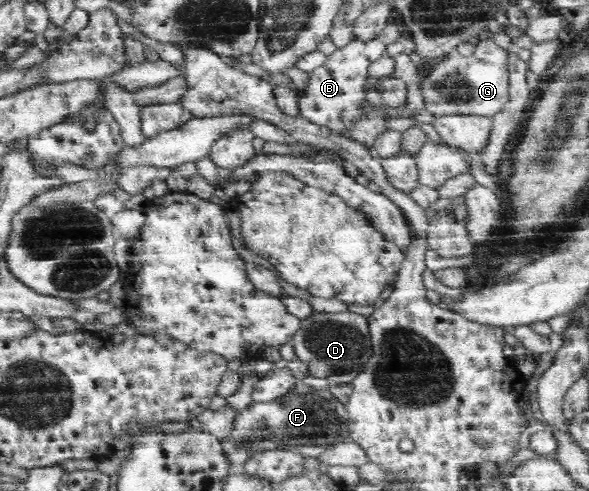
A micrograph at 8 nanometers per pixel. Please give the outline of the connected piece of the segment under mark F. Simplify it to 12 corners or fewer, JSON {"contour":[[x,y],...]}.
{"contour":[[297,380],[220,439],[232,475],[257,452],[332,446],[346,405]]}

